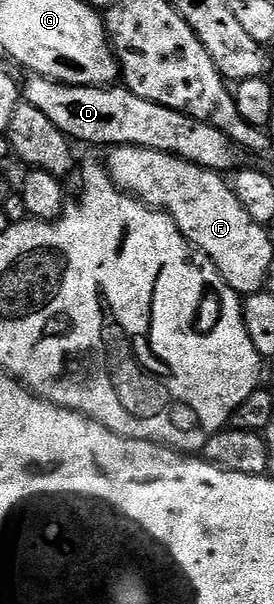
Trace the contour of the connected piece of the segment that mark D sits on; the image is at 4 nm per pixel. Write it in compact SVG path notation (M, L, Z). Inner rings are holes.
M29 74L27 78L28 80L23 80L22 83L23 102L34 105L34 109L38 109L38 113L43 113L51 123L58 125L58 129L62 134L68 136L69 140L76 142L77 139L80 143L93 143L96 147L104 147L103 149L145 147L177 155L179 159L185 159L199 167L221 173L228 173L228 170L231 172L237 166L237 164L235 165L236 154L238 154L236 144L227 135L222 134L217 127L205 120L195 119L189 115L183 115L180 111L158 105L154 101L146 101L123 85L87 87L86 85L59 83L48 79L45 75Z

